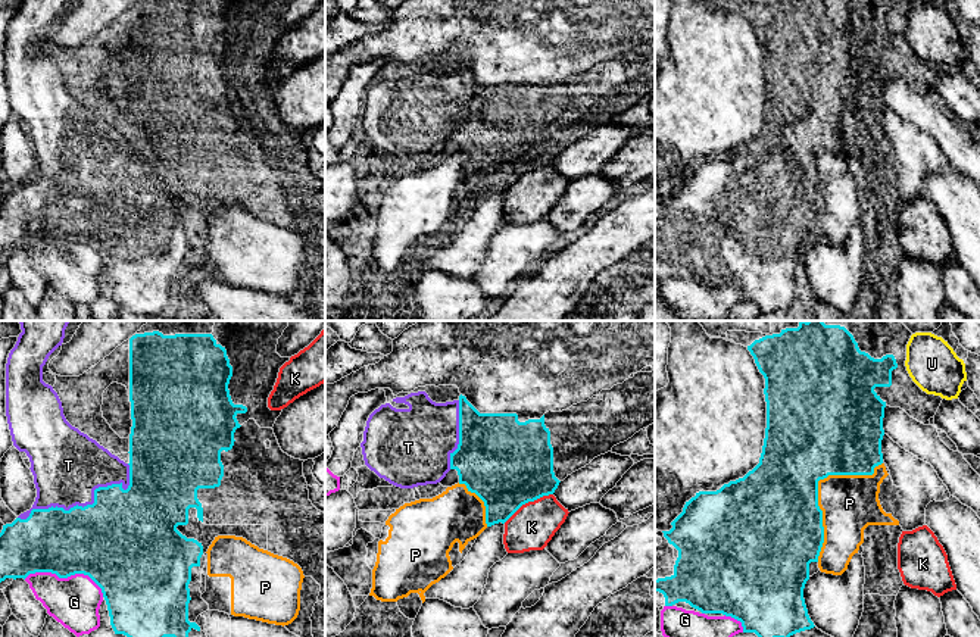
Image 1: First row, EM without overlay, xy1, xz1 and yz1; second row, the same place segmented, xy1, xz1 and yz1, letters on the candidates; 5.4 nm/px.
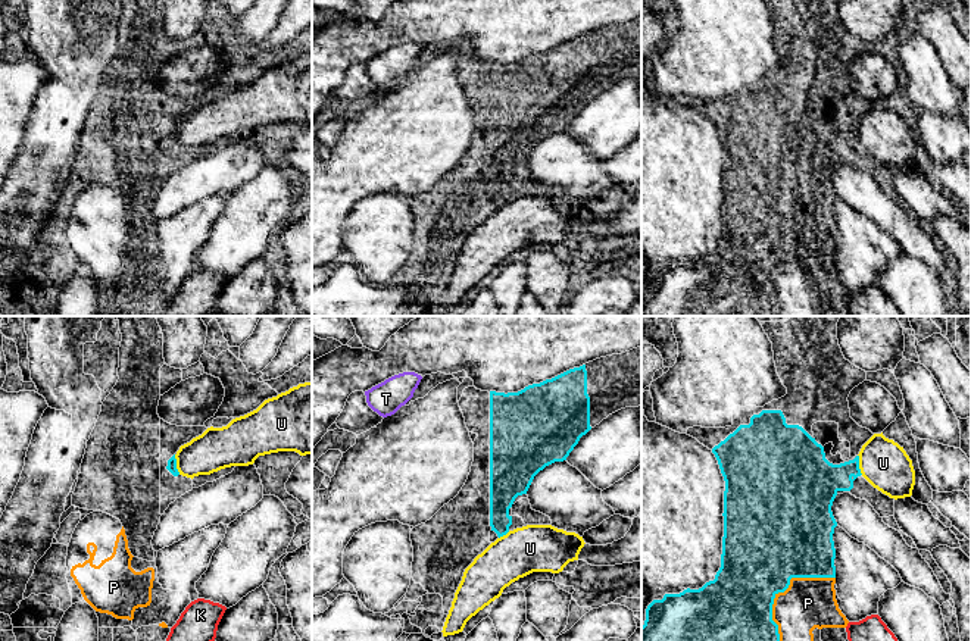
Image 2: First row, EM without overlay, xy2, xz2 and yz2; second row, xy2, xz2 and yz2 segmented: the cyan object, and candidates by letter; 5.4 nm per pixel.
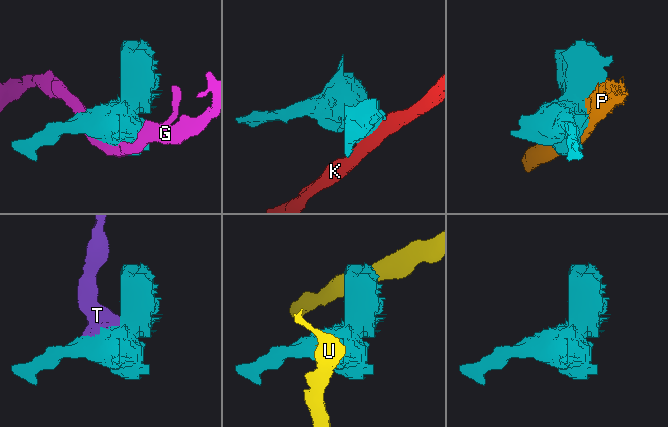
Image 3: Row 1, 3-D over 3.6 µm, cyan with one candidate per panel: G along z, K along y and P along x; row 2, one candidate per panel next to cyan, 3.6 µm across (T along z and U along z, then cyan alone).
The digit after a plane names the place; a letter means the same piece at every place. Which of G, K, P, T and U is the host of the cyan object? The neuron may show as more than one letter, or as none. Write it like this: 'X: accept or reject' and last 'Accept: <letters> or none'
G: reject
K: reject
P: reject
T: accept
U: reject
Accept: T

